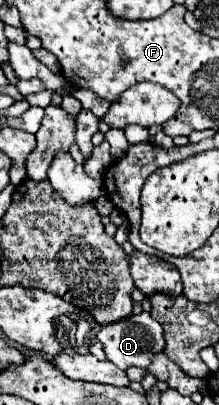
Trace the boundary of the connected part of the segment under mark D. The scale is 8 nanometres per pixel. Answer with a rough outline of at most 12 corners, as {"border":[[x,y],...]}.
{"border":[[131,315],[97,333],[119,369],[147,369],[165,349],[149,315]]}

